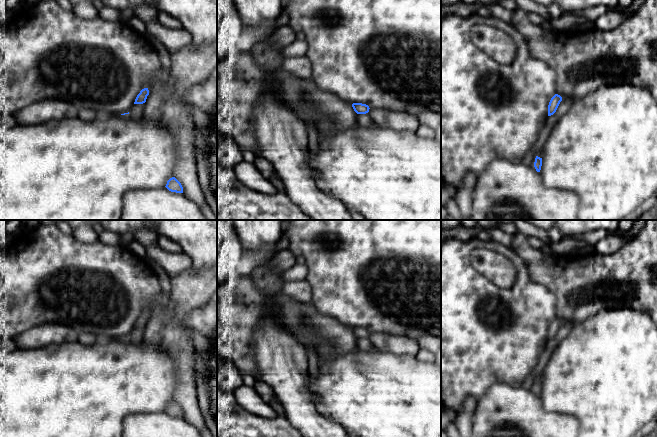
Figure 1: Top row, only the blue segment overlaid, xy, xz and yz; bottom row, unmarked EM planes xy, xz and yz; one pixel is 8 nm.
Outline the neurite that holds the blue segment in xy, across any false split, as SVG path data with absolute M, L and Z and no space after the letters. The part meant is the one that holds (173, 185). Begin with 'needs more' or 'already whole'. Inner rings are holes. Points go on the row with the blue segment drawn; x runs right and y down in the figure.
already whole; M175 177L170 178L165 187L171 192L183 193L183 187Z

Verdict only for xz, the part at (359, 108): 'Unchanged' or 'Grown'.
Unchanged

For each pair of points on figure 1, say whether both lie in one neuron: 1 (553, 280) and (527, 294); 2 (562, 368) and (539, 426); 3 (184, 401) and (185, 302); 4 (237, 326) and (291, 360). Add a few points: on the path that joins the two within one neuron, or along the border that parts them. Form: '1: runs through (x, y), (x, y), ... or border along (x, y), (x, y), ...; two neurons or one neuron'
1: border along (528, 267), (530, 276), (554, 295), (556, 305); two neurons
2: border along (539, 396), (542, 406), (546, 410), (568, 414); two neurons
3: runs through (184, 376), (184, 361), (176, 342), (176, 327); one neuron
4: border along (263, 315), (252, 333), (252, 352), (254, 358); two neurons

